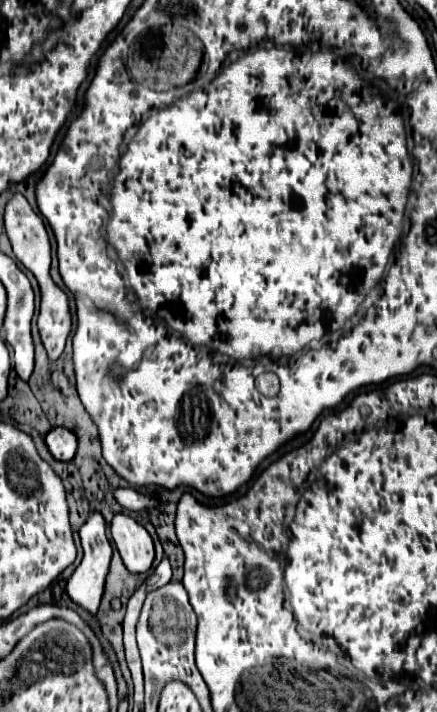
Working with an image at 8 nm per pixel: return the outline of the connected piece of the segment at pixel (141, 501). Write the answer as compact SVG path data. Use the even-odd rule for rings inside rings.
M118 487L114 491L114 499L128 511L144 511L144 507L148 507L148 503L152 503L154 497L142 495L132 487Z

